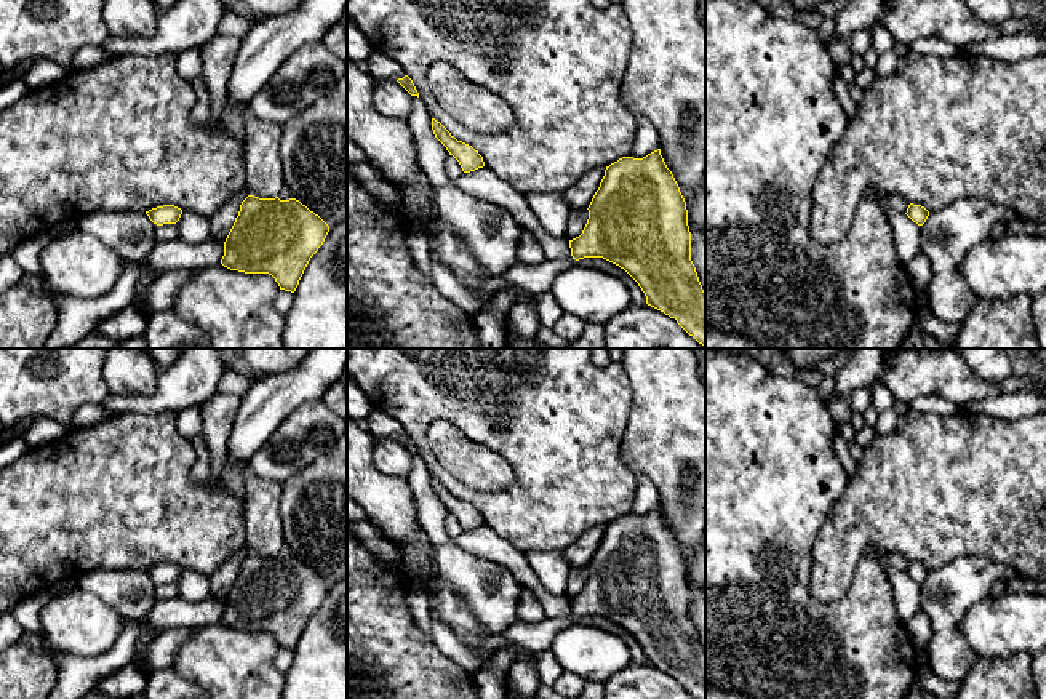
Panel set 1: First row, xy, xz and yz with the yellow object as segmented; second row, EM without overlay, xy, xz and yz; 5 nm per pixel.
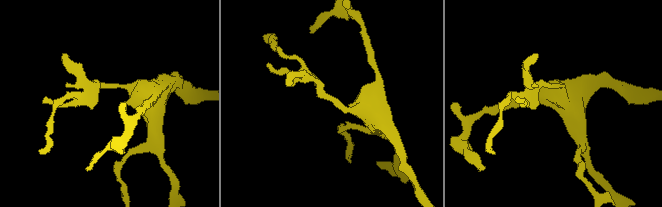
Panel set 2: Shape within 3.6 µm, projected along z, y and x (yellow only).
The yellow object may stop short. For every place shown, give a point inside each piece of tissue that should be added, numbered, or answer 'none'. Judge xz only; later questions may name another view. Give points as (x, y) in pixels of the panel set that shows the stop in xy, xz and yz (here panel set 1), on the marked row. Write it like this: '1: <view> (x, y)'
none

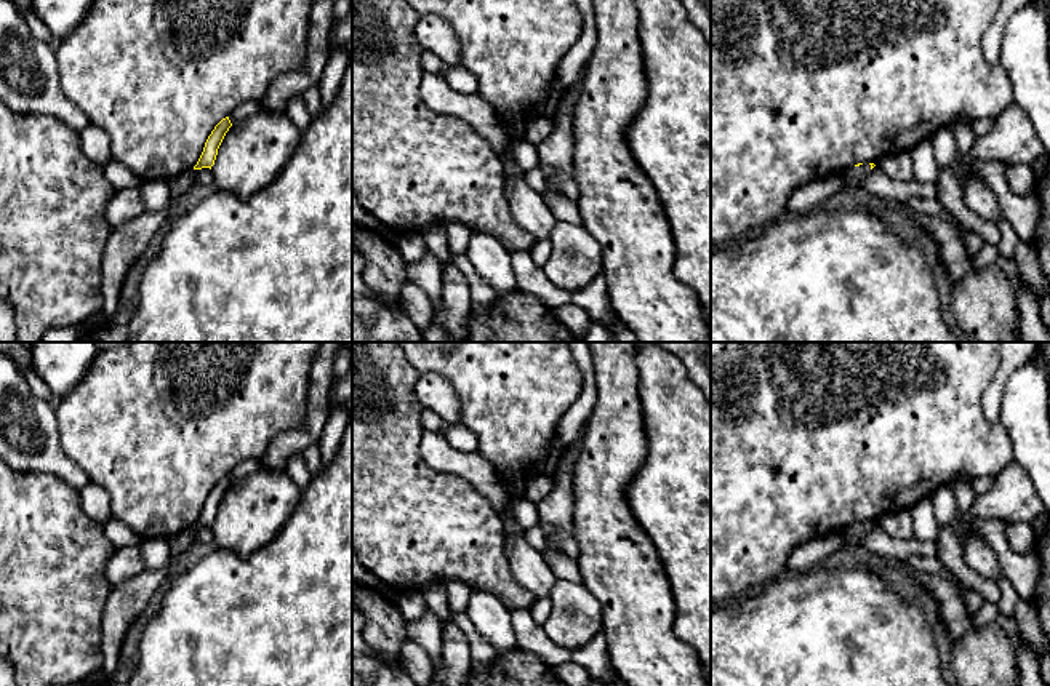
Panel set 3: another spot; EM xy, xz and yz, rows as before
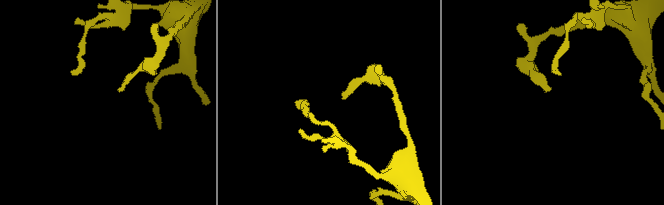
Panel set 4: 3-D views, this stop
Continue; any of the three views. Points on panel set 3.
1: yz (853, 176)

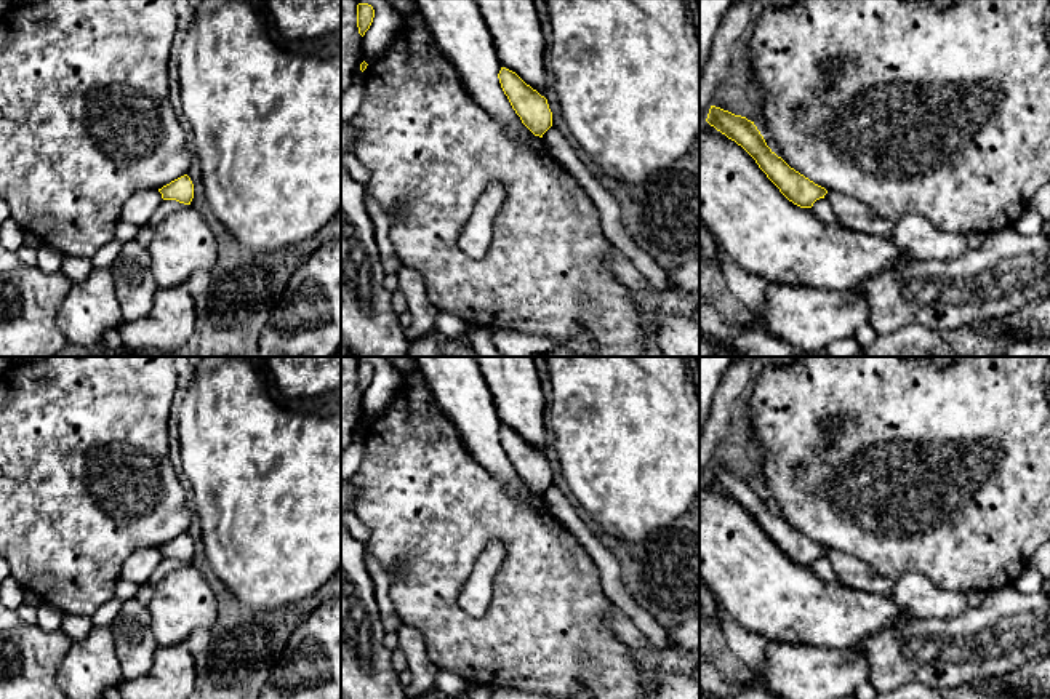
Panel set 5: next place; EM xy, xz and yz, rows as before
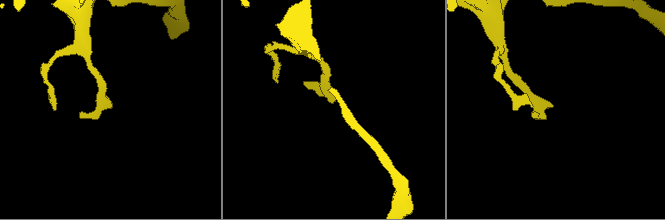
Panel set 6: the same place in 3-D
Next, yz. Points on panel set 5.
none

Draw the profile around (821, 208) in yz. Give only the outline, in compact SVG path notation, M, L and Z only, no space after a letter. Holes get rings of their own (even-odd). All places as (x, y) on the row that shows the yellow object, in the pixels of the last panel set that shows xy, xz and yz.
M820 198L813 203L813 206L810 208L810 211L821 219L826 224L836 222L836 216L831 210L831 205L828 200Z

